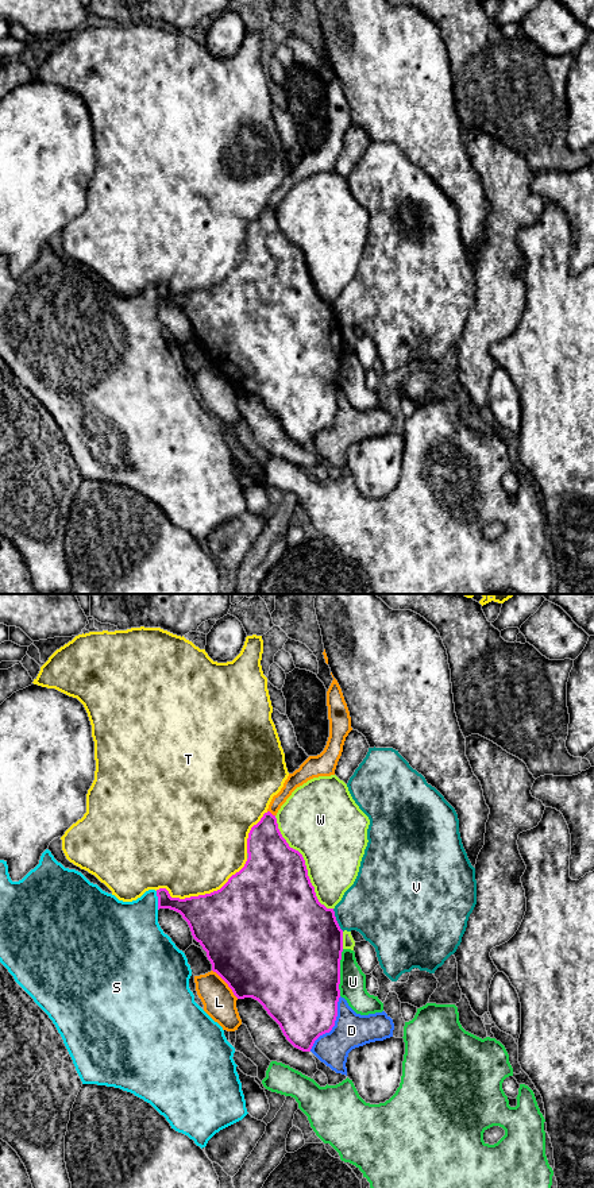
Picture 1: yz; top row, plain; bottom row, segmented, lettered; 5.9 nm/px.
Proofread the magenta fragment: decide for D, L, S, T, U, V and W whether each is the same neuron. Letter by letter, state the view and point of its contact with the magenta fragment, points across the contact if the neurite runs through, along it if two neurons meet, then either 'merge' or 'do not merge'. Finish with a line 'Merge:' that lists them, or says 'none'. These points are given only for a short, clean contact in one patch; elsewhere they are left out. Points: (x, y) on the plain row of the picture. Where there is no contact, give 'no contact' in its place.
D: yz (334, 420) | do not merge
L: yz (227, 378) | do not merge
S: yz (158, 296) | along yz (155, 286), (158, 304) | do not merge
T: yz (201, 290) | do not merge
U: yz (339, 367) | along yz (343, 344), (339, 366), (339, 390) | do not merge
V: yz (335, 315) | do not merge
W: yz (304, 259) | do not merge
Merge: none

